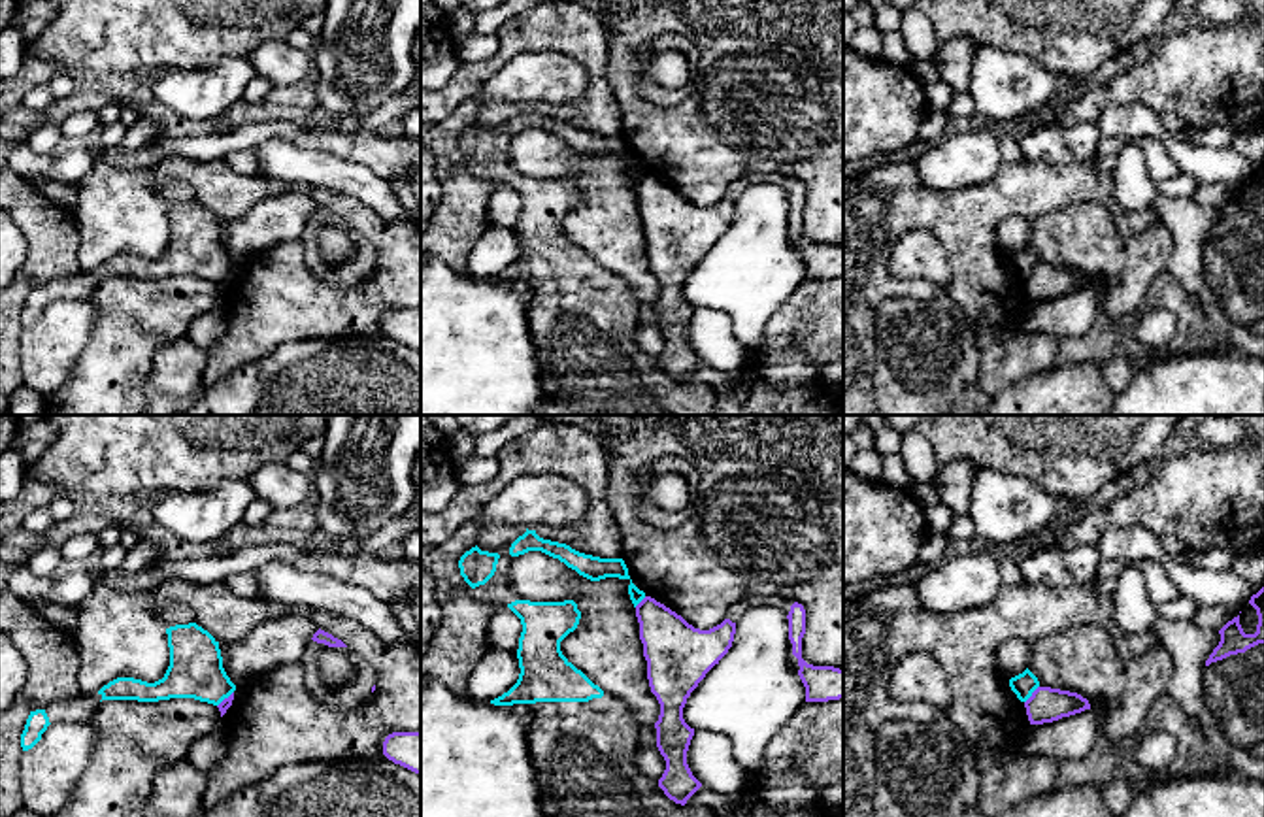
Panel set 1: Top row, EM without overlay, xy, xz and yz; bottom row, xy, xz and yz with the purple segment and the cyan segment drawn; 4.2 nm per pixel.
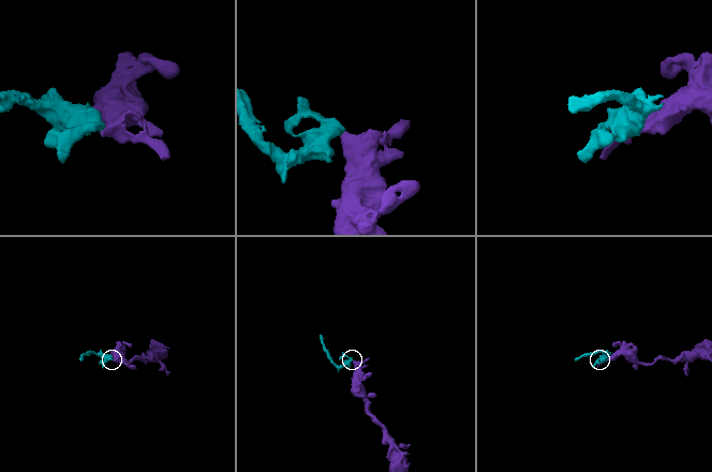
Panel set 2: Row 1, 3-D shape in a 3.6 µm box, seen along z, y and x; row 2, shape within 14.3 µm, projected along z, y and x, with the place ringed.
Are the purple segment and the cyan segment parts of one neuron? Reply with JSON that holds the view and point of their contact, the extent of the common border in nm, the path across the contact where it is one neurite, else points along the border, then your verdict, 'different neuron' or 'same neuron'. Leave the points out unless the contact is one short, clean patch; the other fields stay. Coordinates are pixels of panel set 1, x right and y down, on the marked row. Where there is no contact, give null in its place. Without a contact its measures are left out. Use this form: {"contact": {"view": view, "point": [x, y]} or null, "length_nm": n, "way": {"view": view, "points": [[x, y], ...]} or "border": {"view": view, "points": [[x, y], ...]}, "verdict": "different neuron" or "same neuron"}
{"contact": {"view": "yz", "point": [1032, 695]}, "length_nm": 100, "border": {"view": "yz", "points": [[1038, 685], [1025, 702]]}, "verdict": "different neuron"}

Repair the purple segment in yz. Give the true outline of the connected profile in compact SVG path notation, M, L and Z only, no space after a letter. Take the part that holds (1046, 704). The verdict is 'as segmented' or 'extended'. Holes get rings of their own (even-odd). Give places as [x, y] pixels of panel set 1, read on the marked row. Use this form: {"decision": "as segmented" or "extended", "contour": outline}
{"decision": "as segmented", "contour": "M1038 687L1024 708L1030 725L1043 725L1090 709L1090 704L1077 692Z"}

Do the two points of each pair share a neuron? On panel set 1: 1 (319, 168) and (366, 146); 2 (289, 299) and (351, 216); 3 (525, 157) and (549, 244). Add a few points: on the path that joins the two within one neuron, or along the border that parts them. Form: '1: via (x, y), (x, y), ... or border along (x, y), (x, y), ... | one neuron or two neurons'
1: border along (299, 146), (331, 151), (365, 165), (382, 178) | two neurons
2: via (331, 300), (361, 300), (385, 276), (385, 250) | one neuron
3: border along (523, 176), (574, 180) | two neurons

